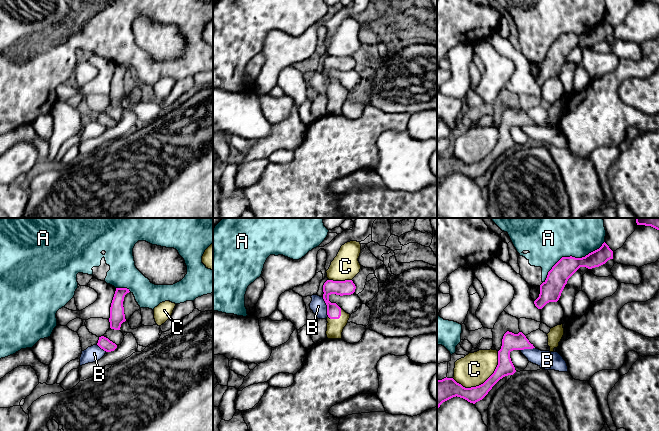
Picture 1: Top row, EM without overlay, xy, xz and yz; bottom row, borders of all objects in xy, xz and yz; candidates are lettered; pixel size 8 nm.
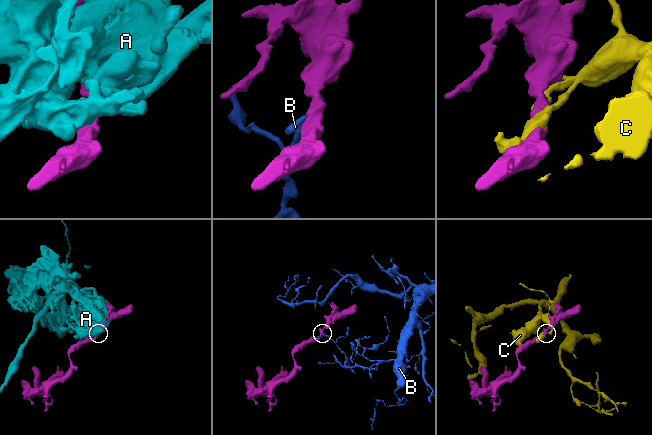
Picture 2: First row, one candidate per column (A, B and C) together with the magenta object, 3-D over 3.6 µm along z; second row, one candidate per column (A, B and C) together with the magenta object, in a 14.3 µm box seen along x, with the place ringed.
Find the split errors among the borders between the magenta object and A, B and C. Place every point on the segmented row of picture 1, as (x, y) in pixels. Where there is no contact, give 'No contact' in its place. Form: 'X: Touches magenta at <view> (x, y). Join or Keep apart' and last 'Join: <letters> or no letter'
A: Touches magenta at yz (571, 256). Keep apart
B: Touches magenta at xz (327, 307). Keep apart
C: Touches magenta at yz (484, 382). Keep apart
Join: no letter

